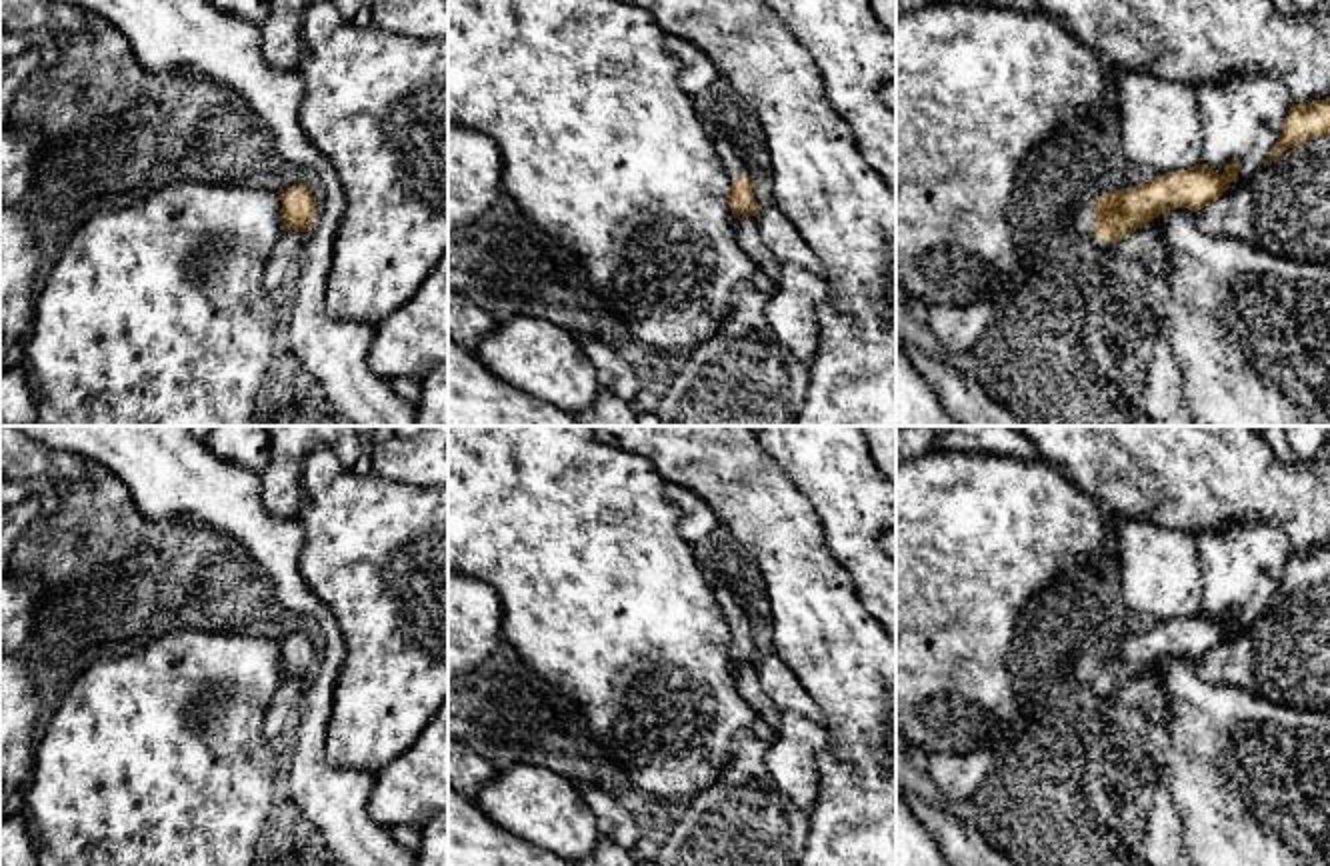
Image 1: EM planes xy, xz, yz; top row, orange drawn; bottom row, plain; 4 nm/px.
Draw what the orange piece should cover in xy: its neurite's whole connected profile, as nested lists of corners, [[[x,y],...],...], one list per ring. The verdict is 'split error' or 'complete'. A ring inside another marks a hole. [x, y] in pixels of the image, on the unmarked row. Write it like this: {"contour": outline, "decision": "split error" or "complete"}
{"contour": [[[294,632],[280,642],[280,648],[284,678],[308,680],[314,670],[318,654],[312,640],[302,632]]], "decision": "complete"}

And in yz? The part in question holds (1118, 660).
{"contour": [[[1230,610],[1222,622],[1198,612],[1188,618],[1158,622],[1144,634],[1128,634],[1094,648],[1094,684],[1100,690],[1120,690],[1132,678],[1148,674],[1154,666],[1174,656],[1202,658],[1220,646],[1240,620]]], "decision": "complete"}

